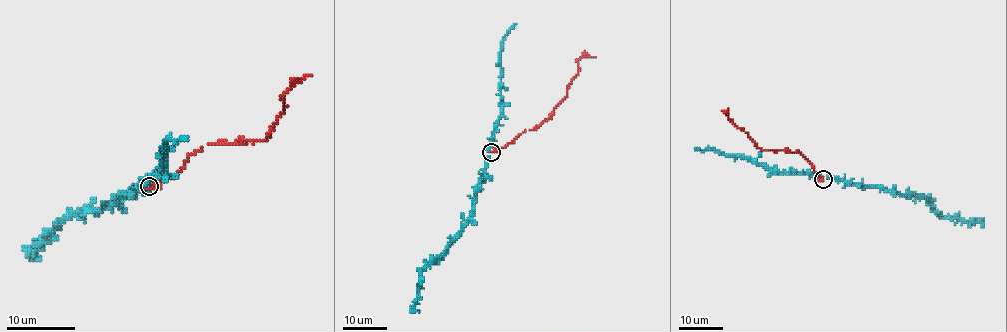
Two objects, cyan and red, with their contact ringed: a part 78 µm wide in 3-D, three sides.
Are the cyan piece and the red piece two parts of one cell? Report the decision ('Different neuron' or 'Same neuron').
Different neuron

